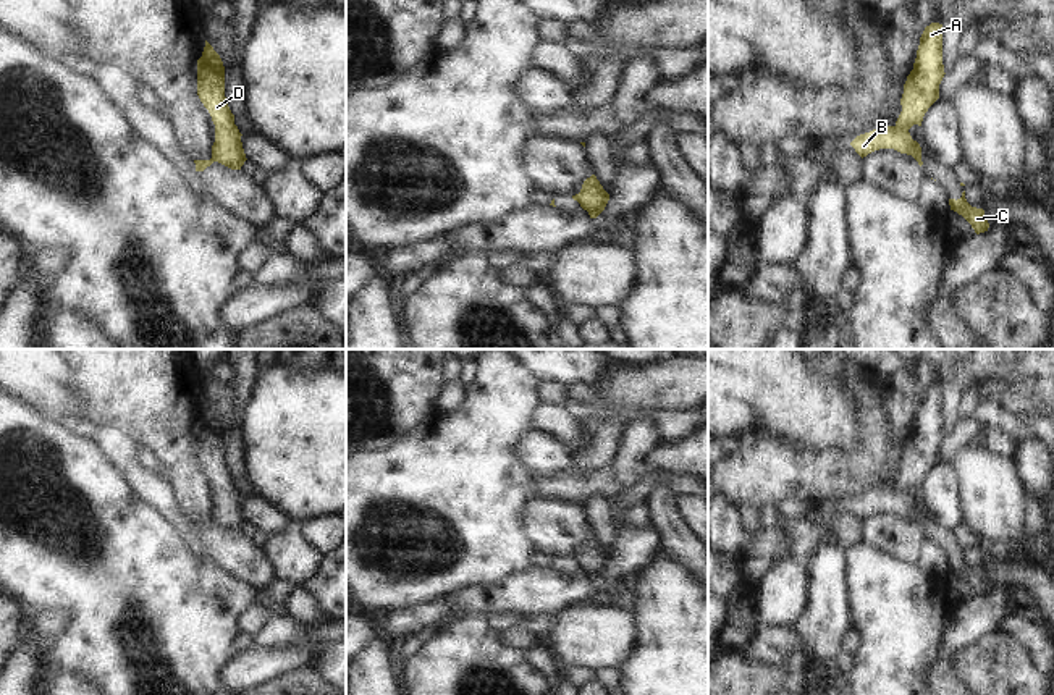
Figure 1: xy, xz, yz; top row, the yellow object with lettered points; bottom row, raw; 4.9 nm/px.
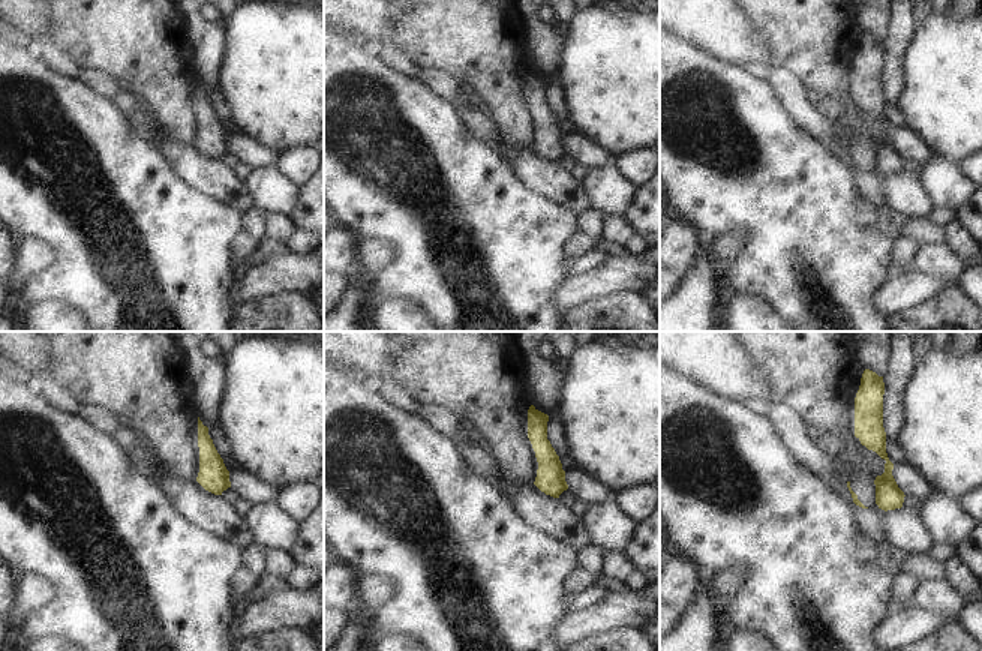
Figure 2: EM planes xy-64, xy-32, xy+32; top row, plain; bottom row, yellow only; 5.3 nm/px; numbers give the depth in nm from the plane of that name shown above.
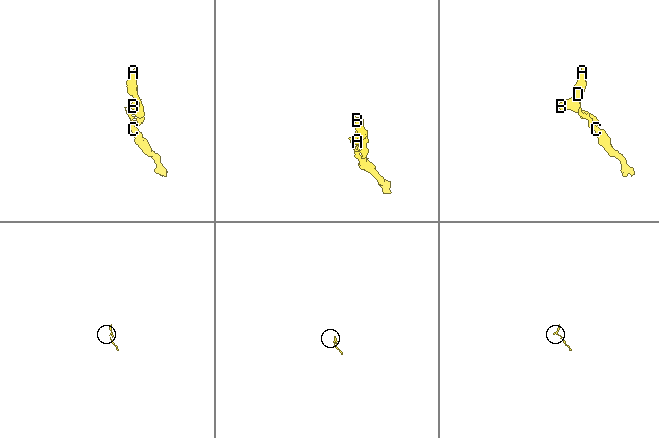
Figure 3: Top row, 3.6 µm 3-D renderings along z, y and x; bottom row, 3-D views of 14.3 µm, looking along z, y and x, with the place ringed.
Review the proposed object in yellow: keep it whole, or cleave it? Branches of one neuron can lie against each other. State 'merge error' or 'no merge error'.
merge error

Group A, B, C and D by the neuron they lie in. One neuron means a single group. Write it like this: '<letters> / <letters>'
A B D / C

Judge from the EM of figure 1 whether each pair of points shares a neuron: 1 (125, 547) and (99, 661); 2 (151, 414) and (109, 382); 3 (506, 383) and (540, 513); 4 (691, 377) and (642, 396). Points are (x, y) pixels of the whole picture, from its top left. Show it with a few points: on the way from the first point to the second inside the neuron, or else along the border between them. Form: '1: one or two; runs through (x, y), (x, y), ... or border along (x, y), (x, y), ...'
1: one; runs through (125, 576), (125, 592), (105, 632)
2: one; runs through (141, 404), (118, 382)
3: two; border along (540, 497), (524, 511), (524, 529), (529, 537)
4: one; runs through (679, 385), (653, 387)

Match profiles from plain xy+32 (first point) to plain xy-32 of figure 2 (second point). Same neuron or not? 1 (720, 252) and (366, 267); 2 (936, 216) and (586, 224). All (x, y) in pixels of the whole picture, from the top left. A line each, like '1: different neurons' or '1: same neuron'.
1: same neuron
2: same neuron

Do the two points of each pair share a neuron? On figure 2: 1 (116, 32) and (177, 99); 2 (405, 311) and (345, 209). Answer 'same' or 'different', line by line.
1: same
2: different

